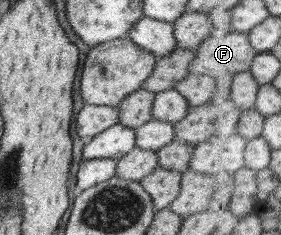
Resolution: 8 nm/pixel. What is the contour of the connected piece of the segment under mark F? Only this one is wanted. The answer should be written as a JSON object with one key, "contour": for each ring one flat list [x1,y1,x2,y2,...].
{"contour":[[221,27,195,49,195,61,189,71,196,72,197,75,222,76,224,80,229,81,232,75,249,71,258,54,259,50,250,43,248,33]]}

